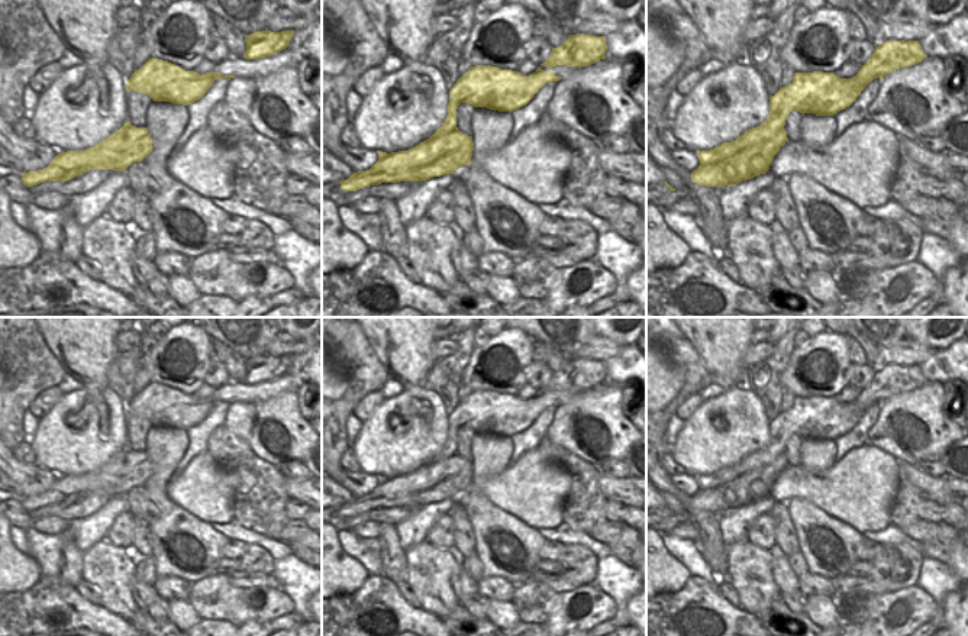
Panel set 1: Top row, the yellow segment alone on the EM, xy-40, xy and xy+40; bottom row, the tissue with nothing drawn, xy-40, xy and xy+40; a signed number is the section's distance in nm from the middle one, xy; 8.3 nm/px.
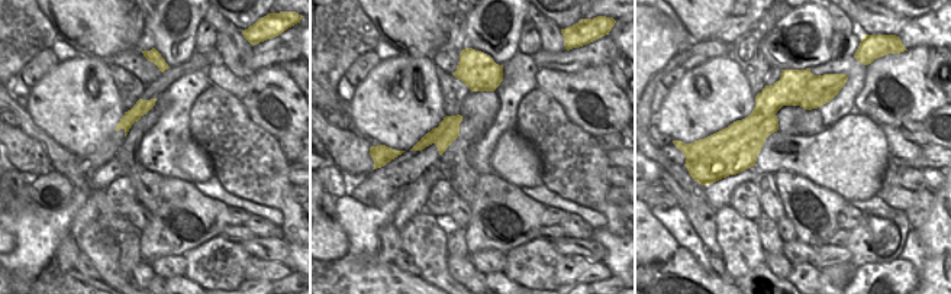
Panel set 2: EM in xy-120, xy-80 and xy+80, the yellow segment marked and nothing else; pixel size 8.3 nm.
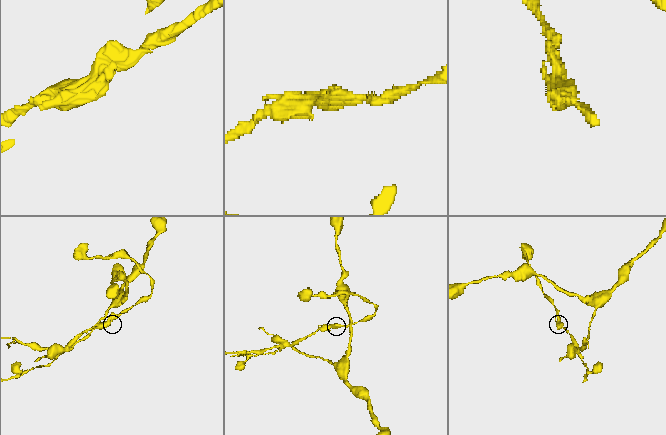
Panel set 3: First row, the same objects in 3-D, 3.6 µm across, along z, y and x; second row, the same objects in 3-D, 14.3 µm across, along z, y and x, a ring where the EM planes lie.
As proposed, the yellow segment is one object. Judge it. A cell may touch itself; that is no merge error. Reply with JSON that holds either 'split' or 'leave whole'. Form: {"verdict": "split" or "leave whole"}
{"verdict": "leave whole"}

